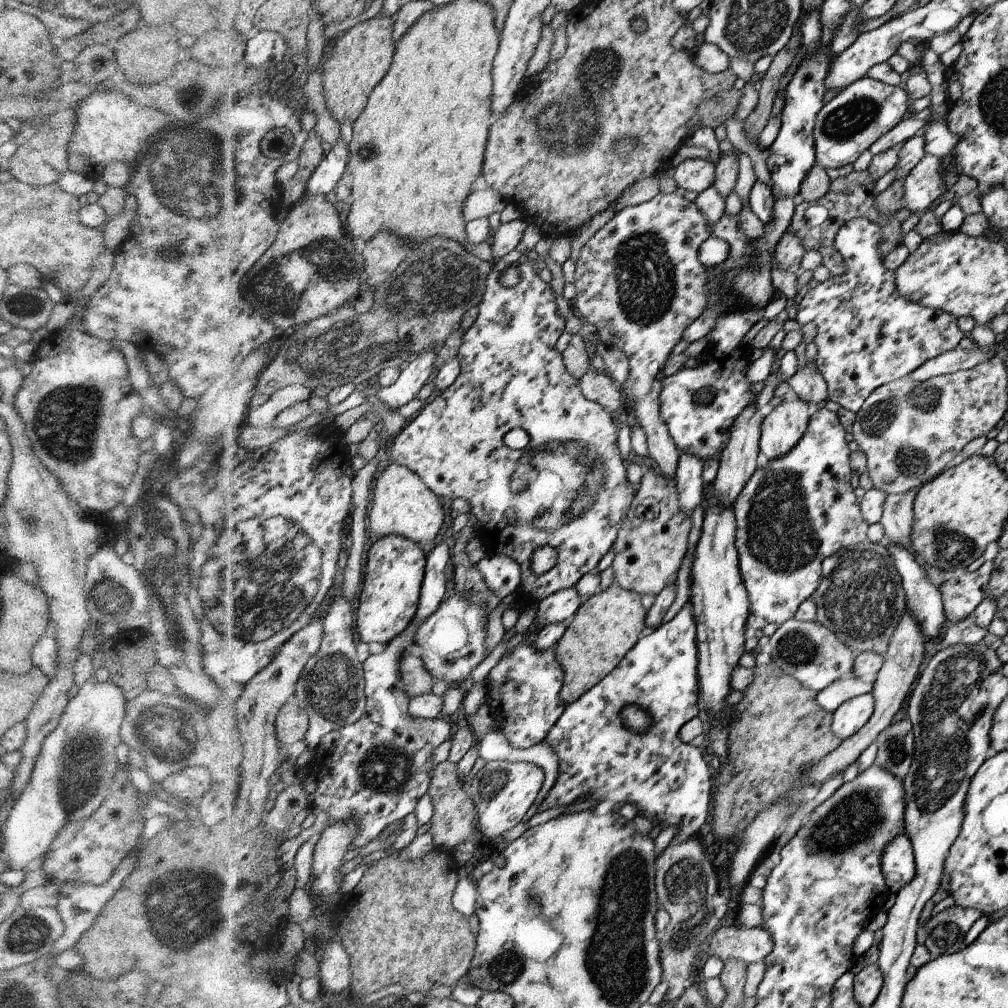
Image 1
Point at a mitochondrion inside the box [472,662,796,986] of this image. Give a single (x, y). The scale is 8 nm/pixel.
(687, 890)

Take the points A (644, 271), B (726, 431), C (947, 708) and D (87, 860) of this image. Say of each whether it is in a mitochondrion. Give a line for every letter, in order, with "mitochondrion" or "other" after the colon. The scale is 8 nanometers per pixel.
A: mitochondrion
B: other
C: mitochondrion
D: other

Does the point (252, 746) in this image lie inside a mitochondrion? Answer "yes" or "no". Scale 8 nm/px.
no

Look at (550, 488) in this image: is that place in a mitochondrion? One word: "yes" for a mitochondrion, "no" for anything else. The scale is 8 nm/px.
yes

